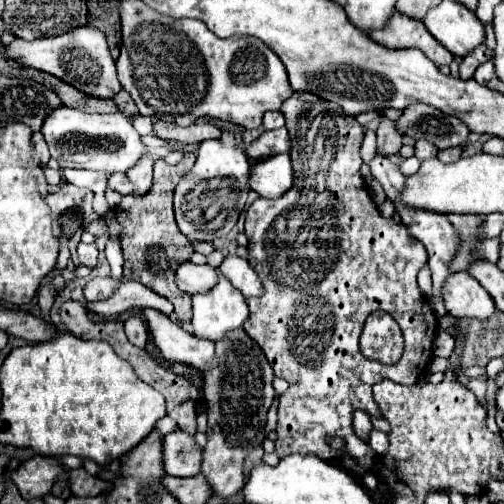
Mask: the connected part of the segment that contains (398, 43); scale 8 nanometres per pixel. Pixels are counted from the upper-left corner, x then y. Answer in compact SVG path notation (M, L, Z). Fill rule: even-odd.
M395 12L391 16L391 22L385 30L371 32L369 34L377 44L391 48L391 50L403 50L403 48L419 48L429 60L433 60L435 66L445 66L453 62L453 54L443 48L423 26L421 20L407 18L405 14Z

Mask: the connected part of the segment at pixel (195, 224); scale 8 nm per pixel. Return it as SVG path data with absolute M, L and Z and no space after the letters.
M219 140L201 142L195 166L179 180L173 194L179 230L191 240L205 242L229 234L247 202L249 172L251 166L241 148L223 146Z

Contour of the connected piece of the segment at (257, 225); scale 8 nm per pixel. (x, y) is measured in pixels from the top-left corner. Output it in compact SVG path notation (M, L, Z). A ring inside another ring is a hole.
M293 92L291 98L287 98L281 106L281 112L287 120L287 130L289 130L289 138L293 142L293 148L291 148L291 162L293 162L293 170L295 170L295 186L279 200L269 200L269 198L257 198L249 208L247 208L247 214L245 214L245 234L249 238L249 264L253 266L253 270L259 274L261 282L263 282L263 288L265 288L265 294L259 296L259 298L247 298L247 306L249 306L249 320L245 322L245 332L263 348L269 364L273 366L275 370L275 376L279 378L285 378L289 382L289 388L285 394L281 394L281 400L279 400L279 408L277 408L277 452L281 458L289 456L289 454L315 454L319 456L321 460L333 460L335 458L335 450L329 448L329 438L345 438L345 444L347 444L347 452L353 456L353 458L359 458L361 462L371 462L371 458L375 456L375 452L369 448L367 442L363 442L355 432L353 432L353 426L351 426L351 414L353 410L365 410L369 412L371 416L381 416L379 414L379 408L375 406L373 398L371 398L371 386L383 378L389 378L393 382L399 382L403 386L411 386L415 384L421 374L427 370L429 362L431 362L431 356L433 356L433 340L435 340L435 334L437 334L437 318L435 314L431 316L431 306L429 302L425 300L425 296L421 294L419 286L417 286L417 272L427 264L427 250L423 250L423 244L421 242L415 242L415 238L411 238L411 234L407 234L407 228L403 224L397 224L395 220L391 218L383 218L379 214L379 210L375 208L373 200L371 200L371 194L367 190L367 184L361 176L361 164L363 164L363 158L361 158L361 144L363 144L363 136L365 136L365 128L351 116L343 114L343 110L335 104L335 102L329 102L329 100L323 100L311 92ZM375 310L383 310L387 314L391 314L397 324L401 326L403 330L403 338L405 338L405 350L403 350L403 356L399 362L387 366L387 364L381 364L381 362L375 362L375 360L369 360L361 354L359 350L359 336L361 336L361 330L363 330L363 324L367 320L367 316Z

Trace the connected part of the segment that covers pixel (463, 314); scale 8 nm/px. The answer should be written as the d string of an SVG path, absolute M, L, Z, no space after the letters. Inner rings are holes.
M467 270L455 272L447 278L443 300L447 312L455 318L477 318L483 322L497 312L491 294Z

